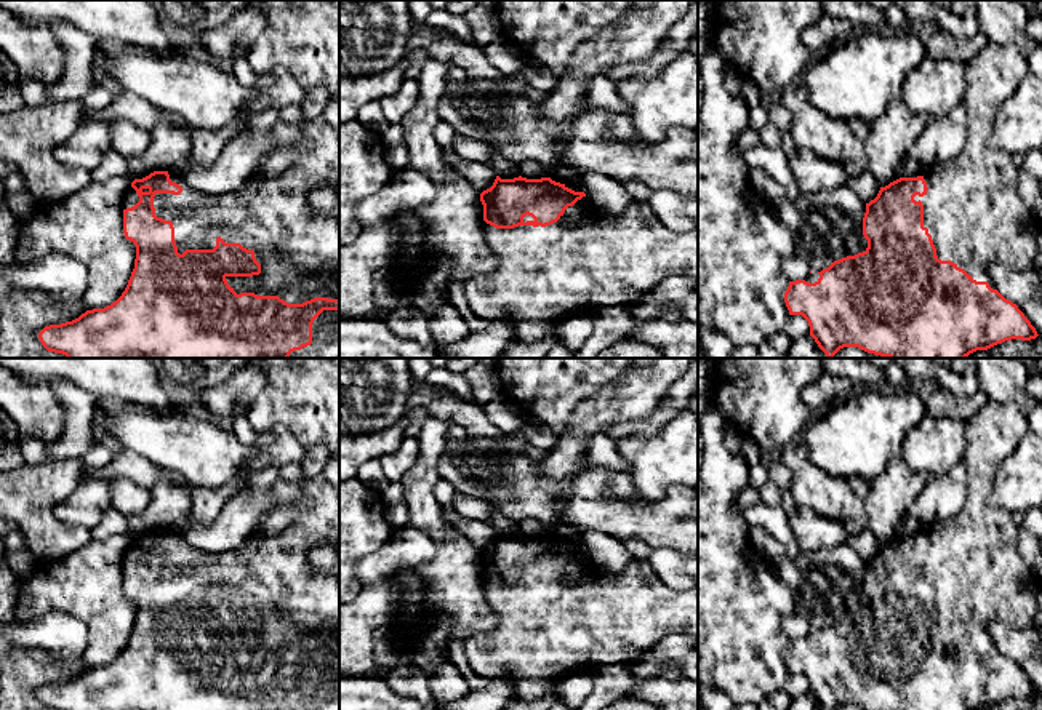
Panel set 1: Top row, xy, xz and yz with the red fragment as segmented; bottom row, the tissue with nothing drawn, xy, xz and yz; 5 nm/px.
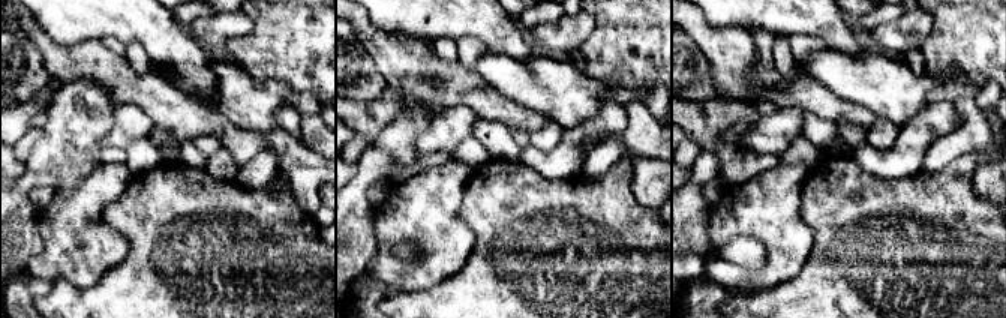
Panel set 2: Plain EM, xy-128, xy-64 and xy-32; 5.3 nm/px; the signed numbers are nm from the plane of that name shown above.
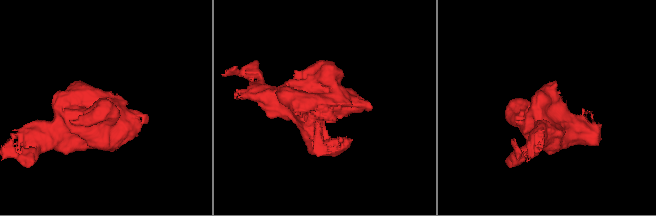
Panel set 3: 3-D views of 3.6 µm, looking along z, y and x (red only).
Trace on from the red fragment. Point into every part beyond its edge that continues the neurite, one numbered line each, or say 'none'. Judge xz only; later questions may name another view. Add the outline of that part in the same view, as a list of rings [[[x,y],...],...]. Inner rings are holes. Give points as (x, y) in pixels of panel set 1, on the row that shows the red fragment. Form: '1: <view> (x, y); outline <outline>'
1: xz (546, 274); outline [[[631,201],[618,216],[595,209],[578,224],[567,224],[565,216],[576,211],[568,206],[557,222],[546,227],[496,229],[485,222],[485,240],[499,265],[464,283],[471,310],[498,325],[557,325],[576,315],[592,315],[599,309],[632,307],[669,277],[698,280],[698,229],[666,227],[647,201]]]

